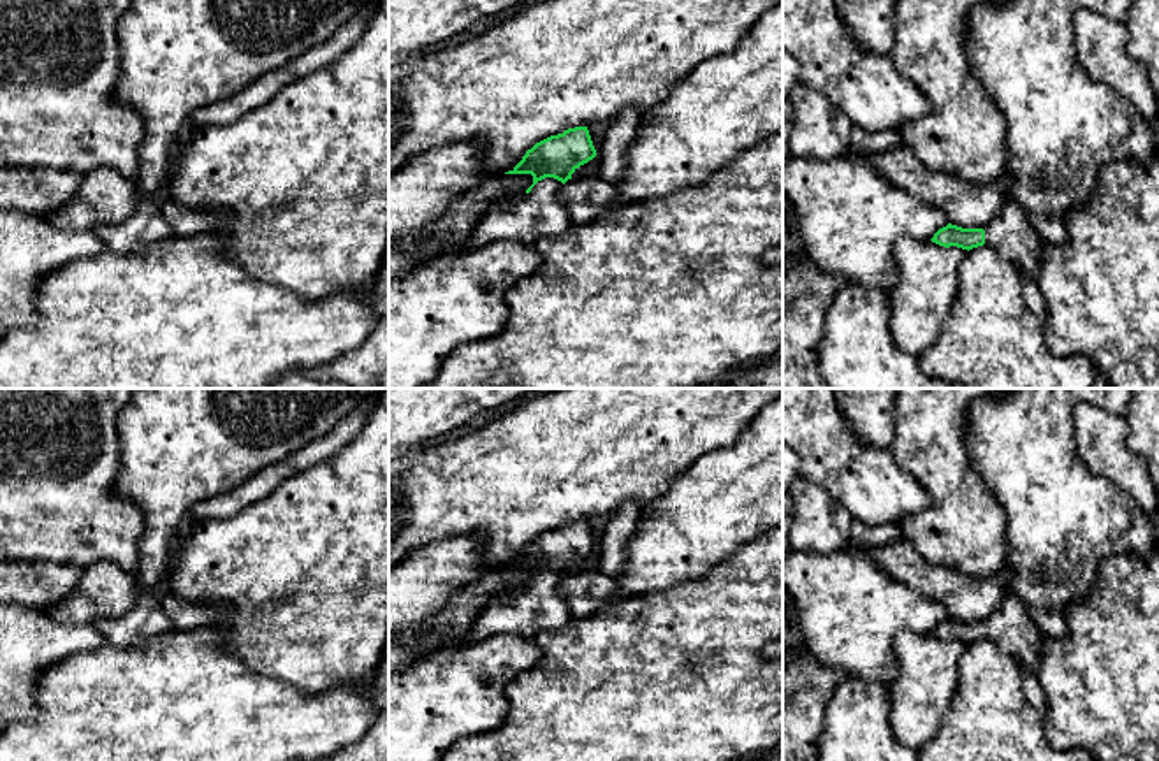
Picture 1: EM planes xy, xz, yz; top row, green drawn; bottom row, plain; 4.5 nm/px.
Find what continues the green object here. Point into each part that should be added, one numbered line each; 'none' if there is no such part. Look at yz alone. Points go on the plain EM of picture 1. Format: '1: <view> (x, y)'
1: yz (1010, 628)

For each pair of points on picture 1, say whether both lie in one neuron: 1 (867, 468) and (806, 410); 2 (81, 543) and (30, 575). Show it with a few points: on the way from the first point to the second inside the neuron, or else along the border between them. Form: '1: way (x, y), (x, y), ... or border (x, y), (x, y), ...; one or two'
1: way (852, 456), (822, 426); one
2: border (18, 558), (69, 563), (83, 570); two

